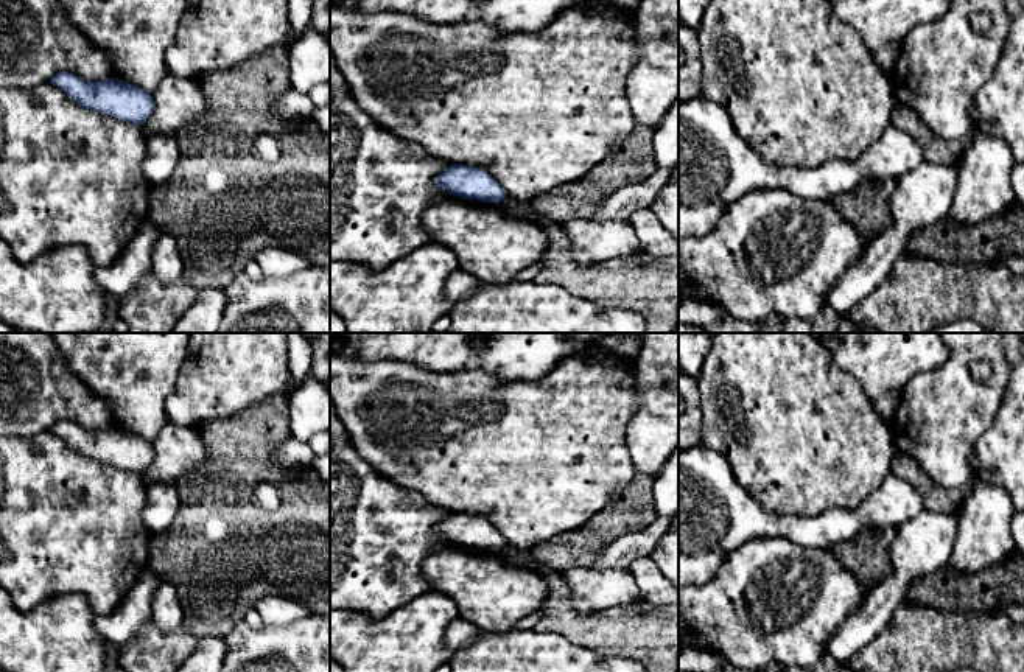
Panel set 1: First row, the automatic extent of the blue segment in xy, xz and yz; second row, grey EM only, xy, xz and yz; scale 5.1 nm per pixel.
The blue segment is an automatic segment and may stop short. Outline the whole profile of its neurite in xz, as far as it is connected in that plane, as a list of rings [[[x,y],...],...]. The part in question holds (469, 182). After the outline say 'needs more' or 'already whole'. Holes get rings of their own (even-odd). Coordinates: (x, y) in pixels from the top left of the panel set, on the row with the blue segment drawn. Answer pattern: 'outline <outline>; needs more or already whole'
outline [[[451,163],[434,182],[448,194],[482,202],[501,202],[507,198],[504,188],[484,170]]]; already whole

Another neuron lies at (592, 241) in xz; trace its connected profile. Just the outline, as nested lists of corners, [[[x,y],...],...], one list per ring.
[[[576,219],[562,224],[562,229],[574,260],[582,266],[630,257],[641,250],[640,240],[629,221]]]

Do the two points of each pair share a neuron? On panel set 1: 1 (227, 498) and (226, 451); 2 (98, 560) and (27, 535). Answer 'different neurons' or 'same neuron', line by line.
1: same neuron
2: same neuron

